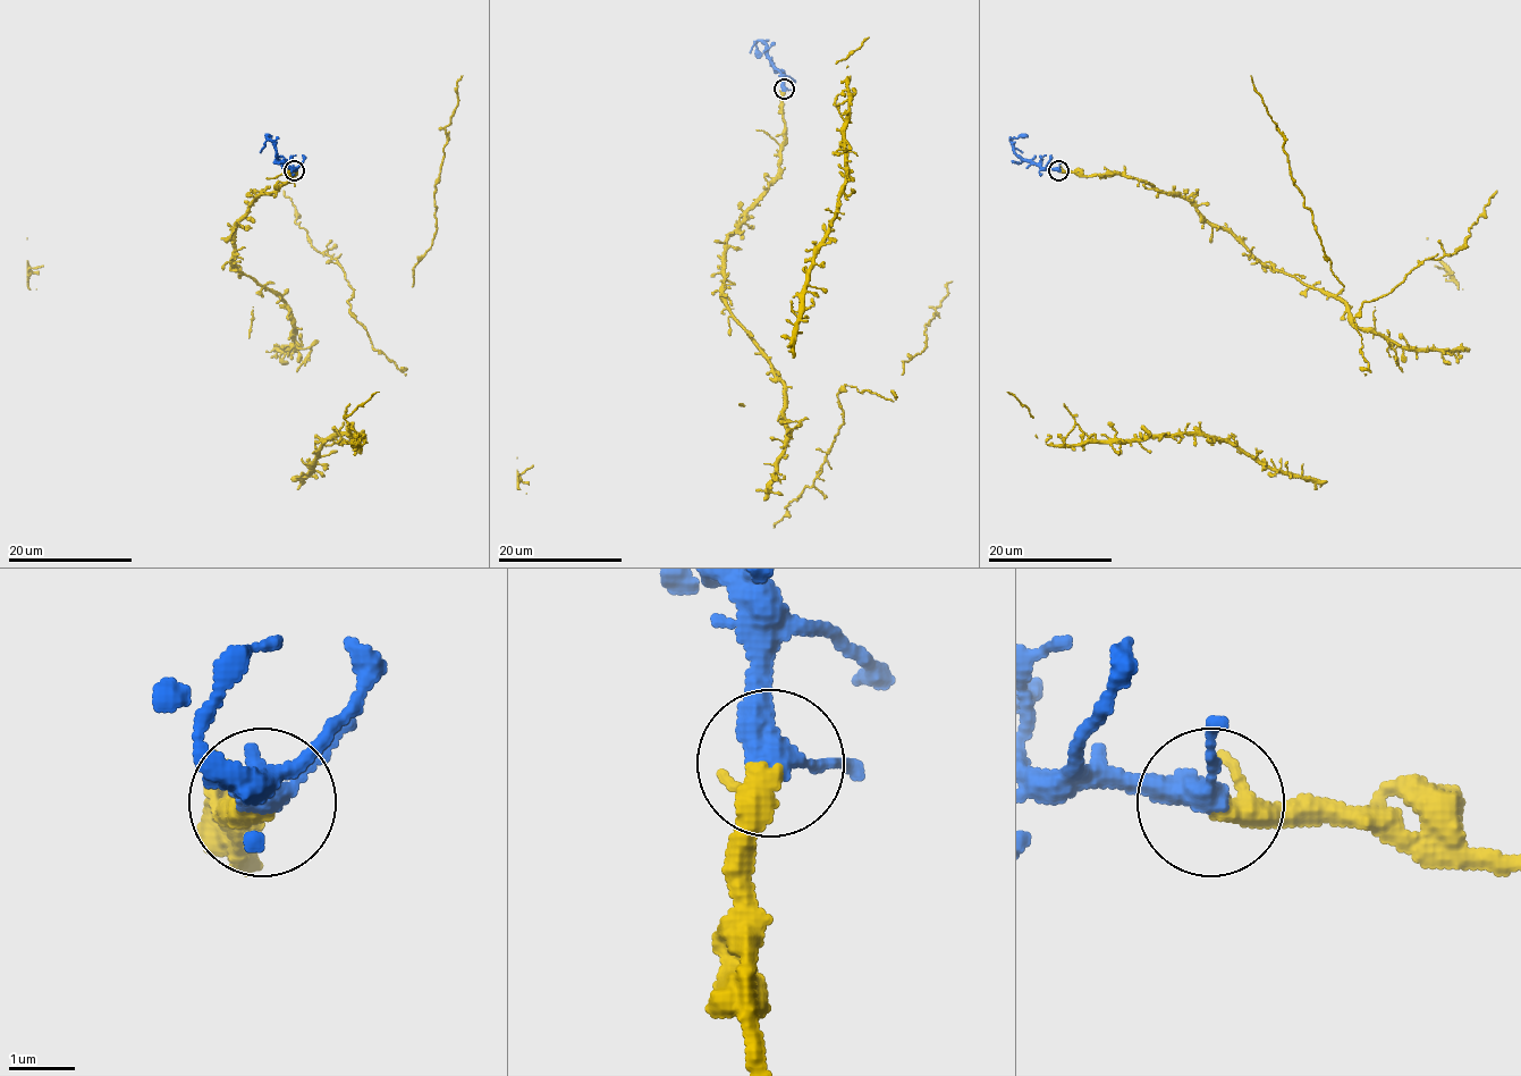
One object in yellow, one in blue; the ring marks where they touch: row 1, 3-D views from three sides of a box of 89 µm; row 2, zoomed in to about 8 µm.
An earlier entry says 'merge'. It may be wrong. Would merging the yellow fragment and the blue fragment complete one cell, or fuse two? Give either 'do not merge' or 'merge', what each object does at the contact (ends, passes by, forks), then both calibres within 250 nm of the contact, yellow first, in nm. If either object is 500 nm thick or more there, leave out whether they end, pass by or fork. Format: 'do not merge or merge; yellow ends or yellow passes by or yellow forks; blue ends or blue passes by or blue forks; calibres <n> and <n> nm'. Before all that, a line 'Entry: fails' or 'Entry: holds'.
Entry: holds
merge; yellow ends; blue passes by; calibres 440 and 380 nm

